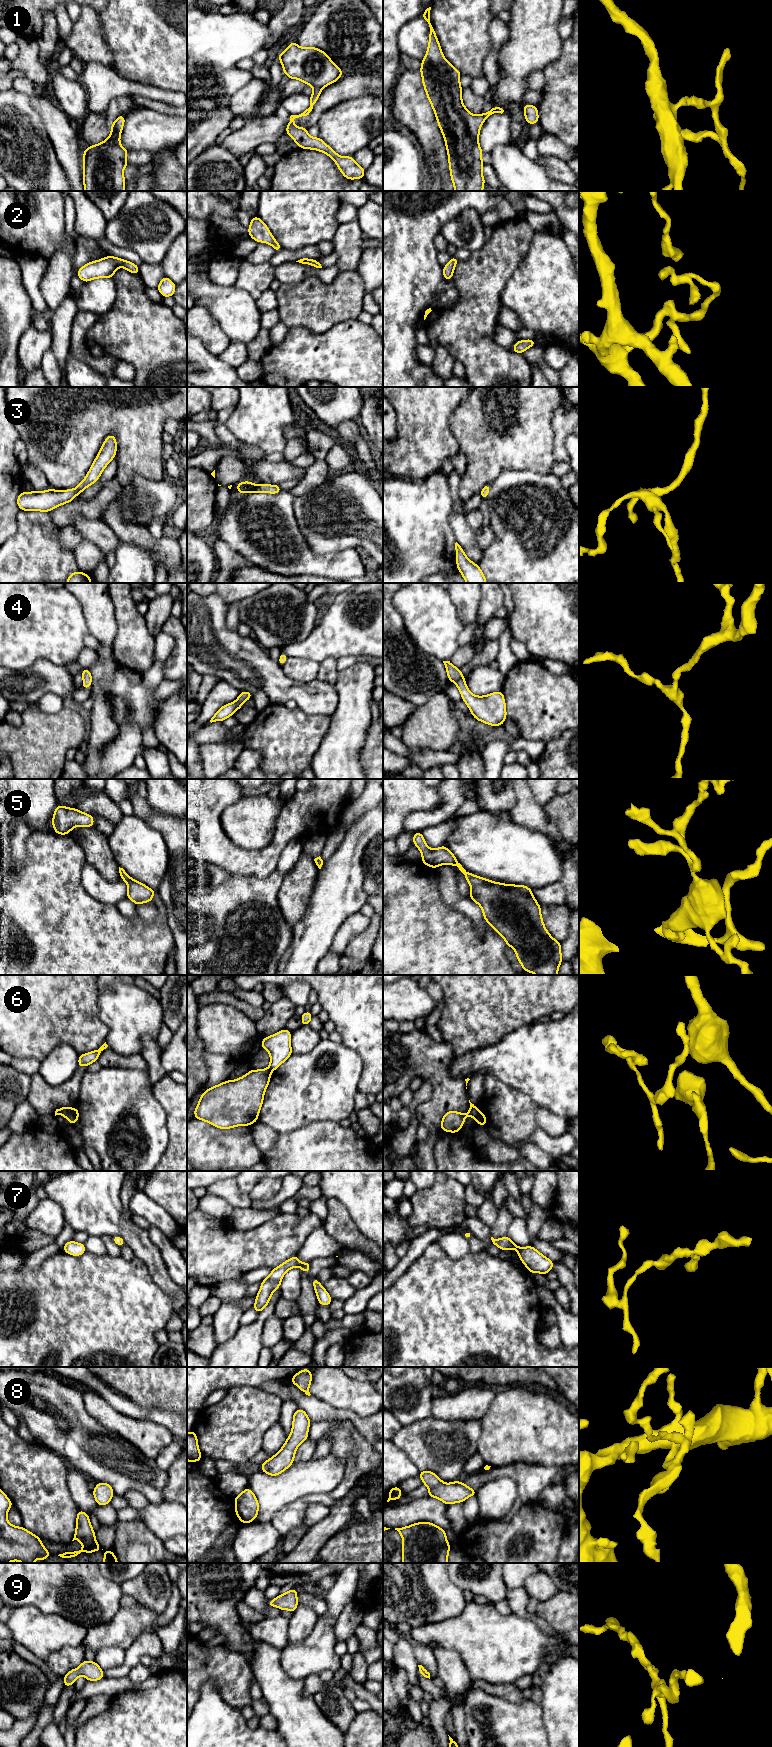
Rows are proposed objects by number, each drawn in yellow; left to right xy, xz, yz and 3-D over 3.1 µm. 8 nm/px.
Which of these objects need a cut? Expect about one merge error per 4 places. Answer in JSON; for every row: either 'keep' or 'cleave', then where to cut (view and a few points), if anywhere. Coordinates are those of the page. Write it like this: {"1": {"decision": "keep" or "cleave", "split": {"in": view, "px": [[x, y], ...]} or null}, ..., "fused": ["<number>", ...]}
{"1": {"decision": "keep", "split": null}, "2": {"decision": "keep", "split": null}, "3": {"decision": "keep", "split": null}, "4": {"decision": "keep", "split": null}, "5": {"decision": "keep", "split": null}, "6": {"decision": "cleave", "split": {"in": "yz", "px": [[479, 1111], [475, 1118]]}}, "7": {"decision": "keep", "split": null}, "8": {"decision": "keep", "split": null}, "9": {"decision": "keep", "split": null}, "fused": ["6"]}

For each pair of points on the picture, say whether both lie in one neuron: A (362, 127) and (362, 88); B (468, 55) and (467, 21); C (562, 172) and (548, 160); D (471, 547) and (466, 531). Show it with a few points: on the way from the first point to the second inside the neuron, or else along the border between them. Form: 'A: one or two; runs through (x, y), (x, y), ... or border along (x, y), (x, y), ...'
A: two; border along (372, 95), (362, 95), (340, 103)
B: one; runs through (467, 47), (467, 29)
C: one; runs through (559, 170), (551, 163)
D: one; runs through (468, 543), (466, 535)

